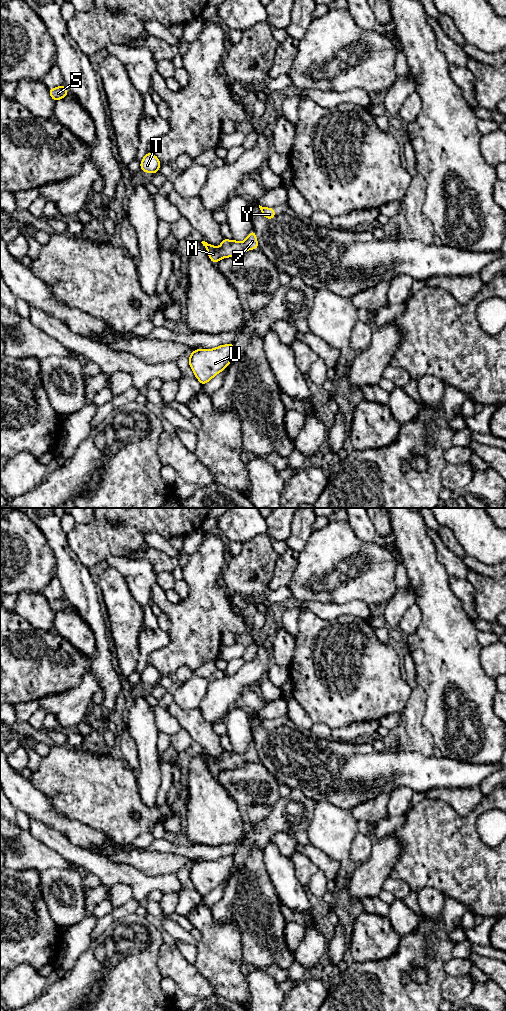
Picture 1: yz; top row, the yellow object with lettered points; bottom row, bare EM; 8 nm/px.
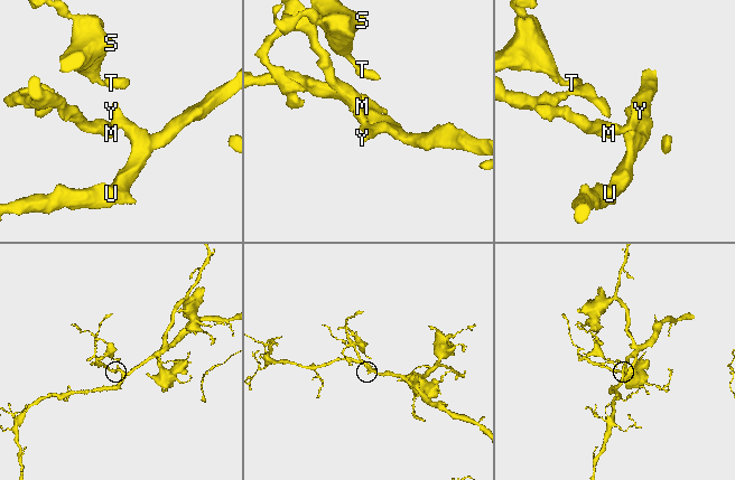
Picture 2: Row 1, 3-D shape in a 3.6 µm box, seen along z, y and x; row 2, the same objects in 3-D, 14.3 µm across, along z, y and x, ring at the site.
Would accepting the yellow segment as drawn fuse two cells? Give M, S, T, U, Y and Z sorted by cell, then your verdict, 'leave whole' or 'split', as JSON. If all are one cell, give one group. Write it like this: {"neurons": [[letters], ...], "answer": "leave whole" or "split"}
{"neurons": [["M", "S", "T", "U", "Y", "Z"]], "answer": "leave whole"}

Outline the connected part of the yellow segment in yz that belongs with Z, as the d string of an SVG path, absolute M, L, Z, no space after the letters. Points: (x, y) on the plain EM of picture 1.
M252 742L241 755L236 752L227 752L225 750L222 752L219 760L205 753L201 755L207 761L209 770L213 775L217 775L223 770L241 767L248 762L258 761L258 753L254 742Z

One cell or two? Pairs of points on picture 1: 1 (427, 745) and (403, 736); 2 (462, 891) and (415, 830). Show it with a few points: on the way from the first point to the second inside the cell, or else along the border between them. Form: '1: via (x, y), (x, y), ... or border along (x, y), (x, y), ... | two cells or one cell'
1: via (421, 741), (413, 736), (409, 736) | one cell
2: via (461, 876), (430, 845) | one cell

